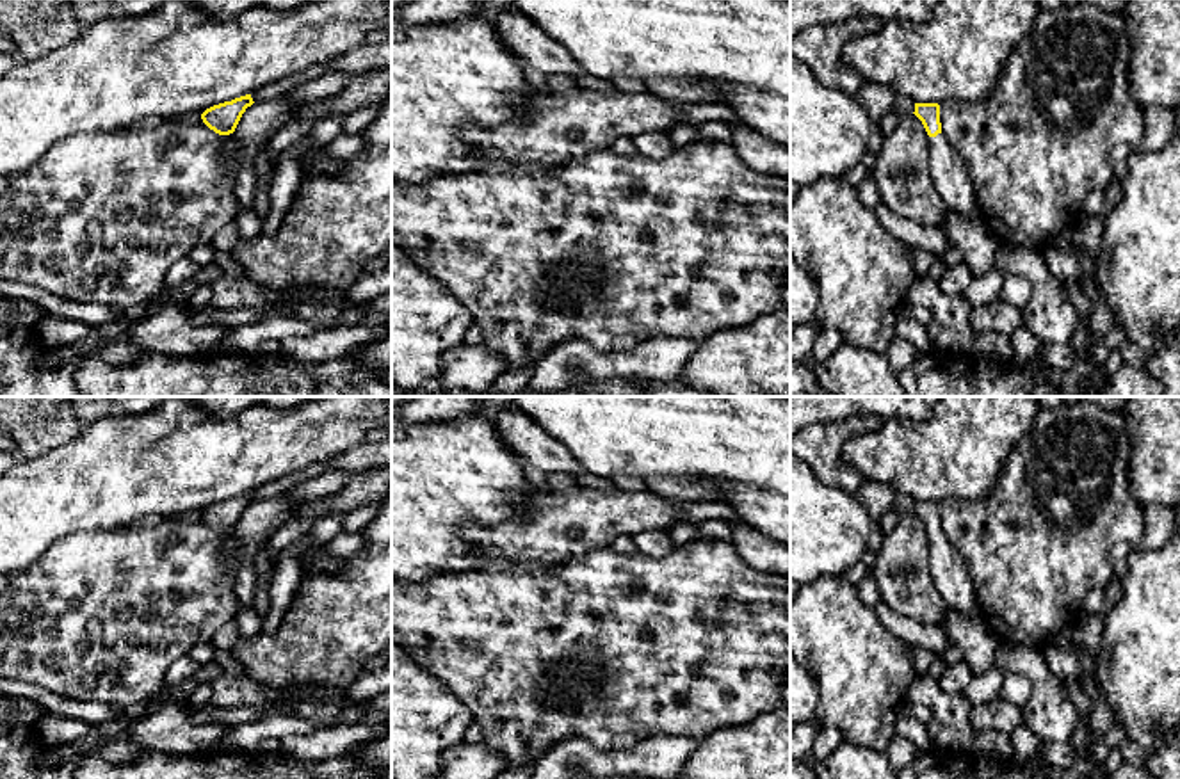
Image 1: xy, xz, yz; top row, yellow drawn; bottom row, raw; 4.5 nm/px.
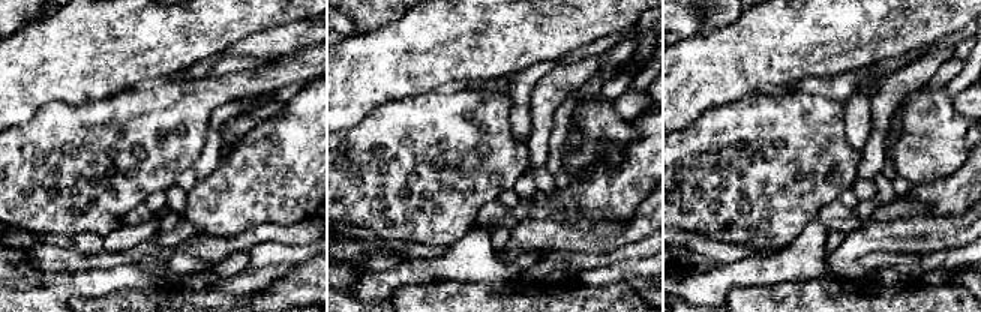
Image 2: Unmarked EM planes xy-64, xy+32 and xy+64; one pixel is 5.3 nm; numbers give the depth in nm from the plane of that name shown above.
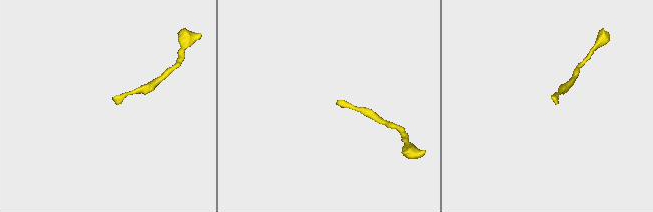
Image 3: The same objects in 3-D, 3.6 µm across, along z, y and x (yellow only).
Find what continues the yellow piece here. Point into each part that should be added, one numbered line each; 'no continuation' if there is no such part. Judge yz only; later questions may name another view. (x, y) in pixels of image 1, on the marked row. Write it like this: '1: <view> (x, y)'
1: yz (947, 169)

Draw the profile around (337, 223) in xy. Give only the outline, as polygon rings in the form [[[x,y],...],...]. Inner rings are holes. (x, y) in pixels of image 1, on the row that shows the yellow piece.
[[[392,98],[381,107],[363,137],[361,151],[343,162],[336,173],[303,176],[299,190],[272,237],[262,233],[258,238],[240,240],[231,249],[231,256],[244,269],[246,277],[265,290],[281,293],[308,286],[345,290],[360,279],[372,258],[392,247]]]

